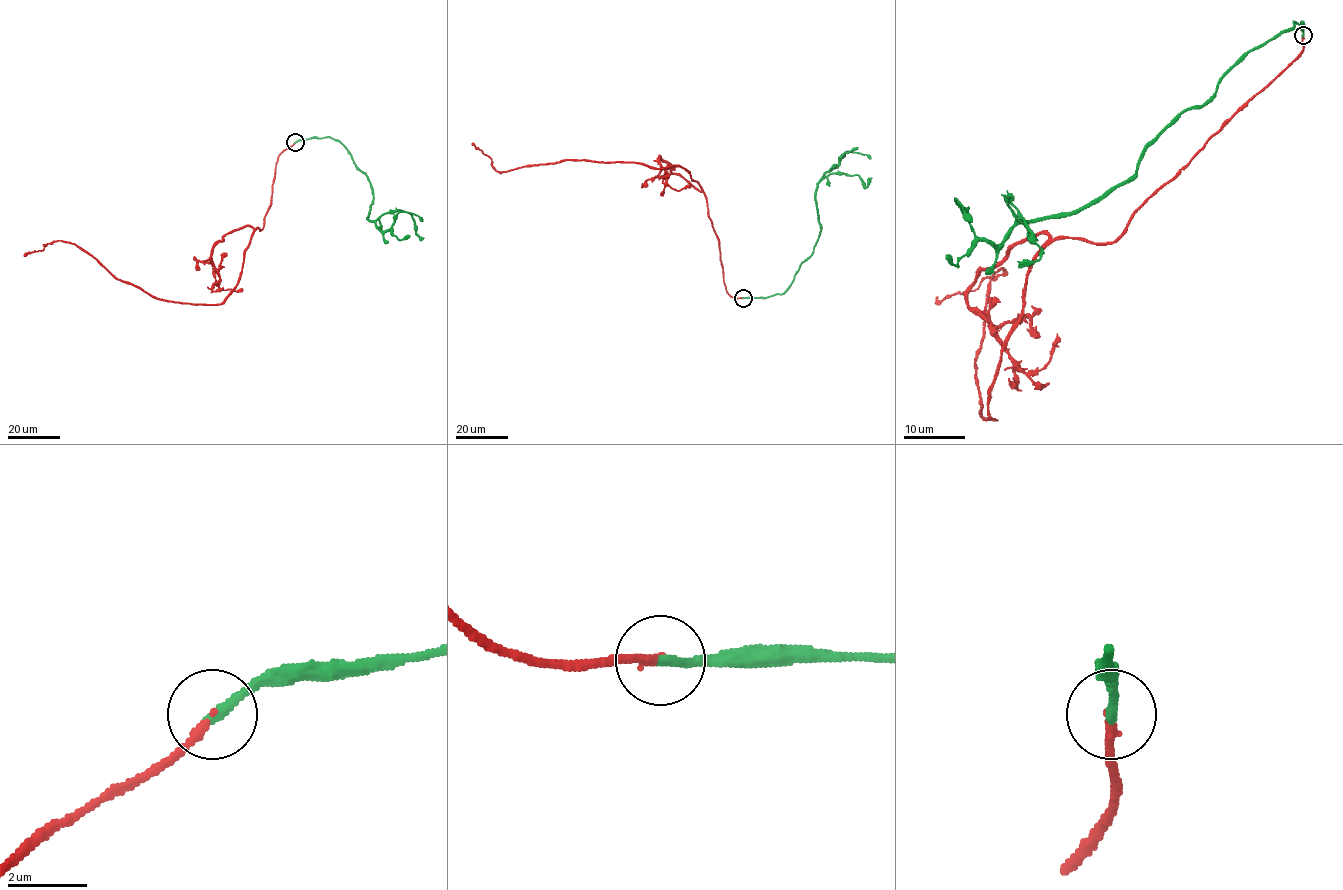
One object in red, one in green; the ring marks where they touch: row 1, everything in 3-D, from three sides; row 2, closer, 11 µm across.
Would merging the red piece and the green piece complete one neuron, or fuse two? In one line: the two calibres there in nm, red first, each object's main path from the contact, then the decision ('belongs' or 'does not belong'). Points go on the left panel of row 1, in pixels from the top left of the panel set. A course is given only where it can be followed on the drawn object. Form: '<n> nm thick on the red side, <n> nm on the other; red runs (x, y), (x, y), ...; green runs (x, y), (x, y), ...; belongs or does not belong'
200 nm thick on the red side, 240 nm on the other; red runs (295, 143), (278, 157), (264, 224), (218, 304), (154, 298), (72, 243), (25, 252); green runs (295, 143), (313, 137), (336, 139), (366, 174), (372, 190), (367, 219), (408, 212), (416, 233), (423, 237); belongs

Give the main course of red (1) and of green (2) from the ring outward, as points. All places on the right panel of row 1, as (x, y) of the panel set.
1: (1302, 36), (1114, 241), (1040, 251), (995, 419), (980, 412), (975, 352), (1003, 270), (937, 296)
2: (1302, 36), (1294, 22), (1250, 51), (1137, 170), (1072, 211), (1020, 221), (1008, 197), (1040, 251), (1017, 261)

